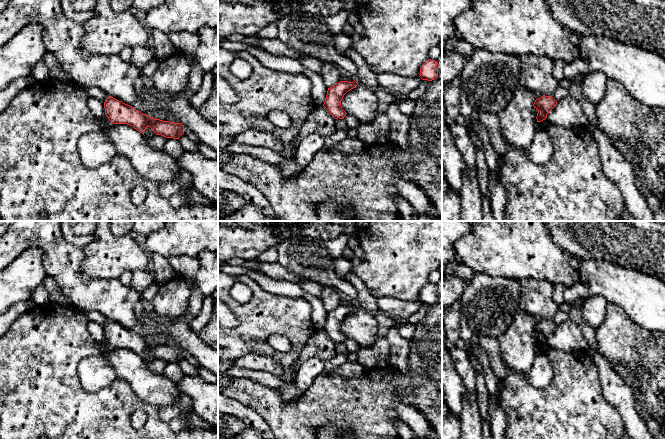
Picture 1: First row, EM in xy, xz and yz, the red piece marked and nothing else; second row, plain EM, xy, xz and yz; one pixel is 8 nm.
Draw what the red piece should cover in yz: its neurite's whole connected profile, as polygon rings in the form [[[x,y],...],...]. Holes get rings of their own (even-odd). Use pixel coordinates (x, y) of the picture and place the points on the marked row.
[[[545,96],[535,100],[533,106],[538,110],[537,122],[541,122],[547,118],[547,114],[555,107],[557,101],[552,96]]]

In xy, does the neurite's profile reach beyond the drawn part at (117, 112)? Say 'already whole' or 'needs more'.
already whole

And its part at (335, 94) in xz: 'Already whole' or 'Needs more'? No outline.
Already whole

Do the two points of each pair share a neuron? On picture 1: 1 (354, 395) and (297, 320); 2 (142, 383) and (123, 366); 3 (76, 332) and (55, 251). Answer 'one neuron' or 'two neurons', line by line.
1: two neurons
2: one neuron
3: two neurons

